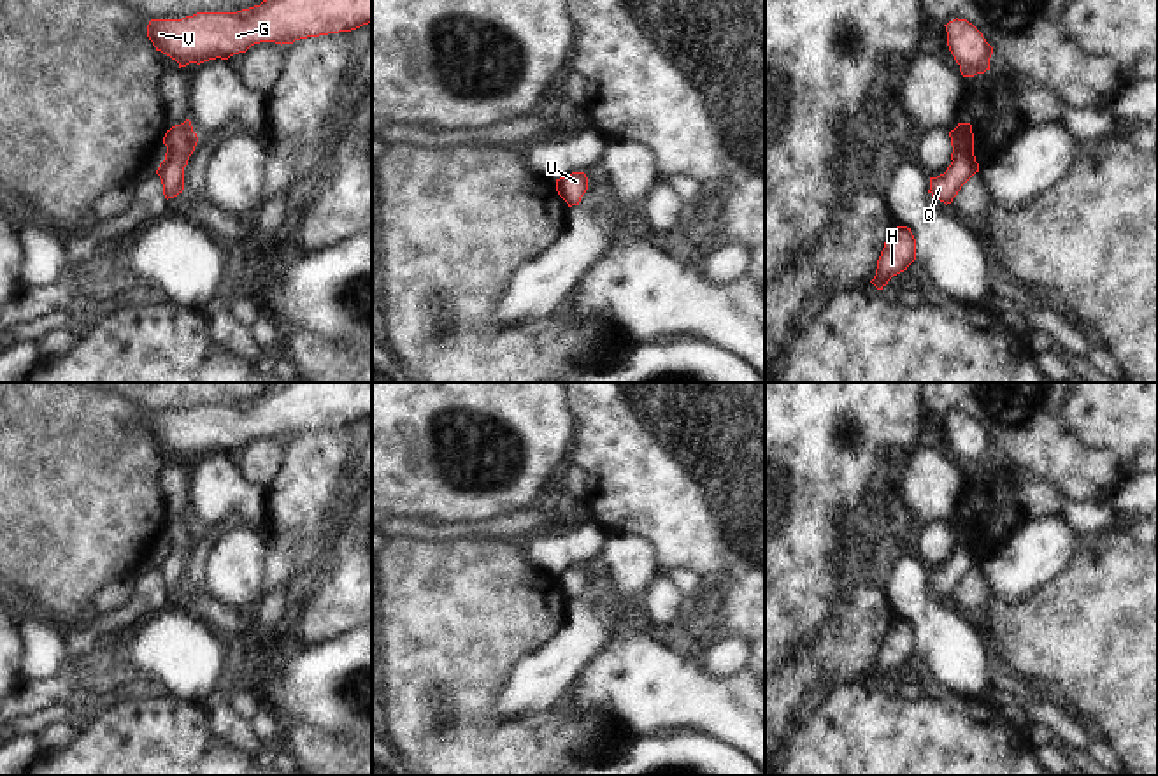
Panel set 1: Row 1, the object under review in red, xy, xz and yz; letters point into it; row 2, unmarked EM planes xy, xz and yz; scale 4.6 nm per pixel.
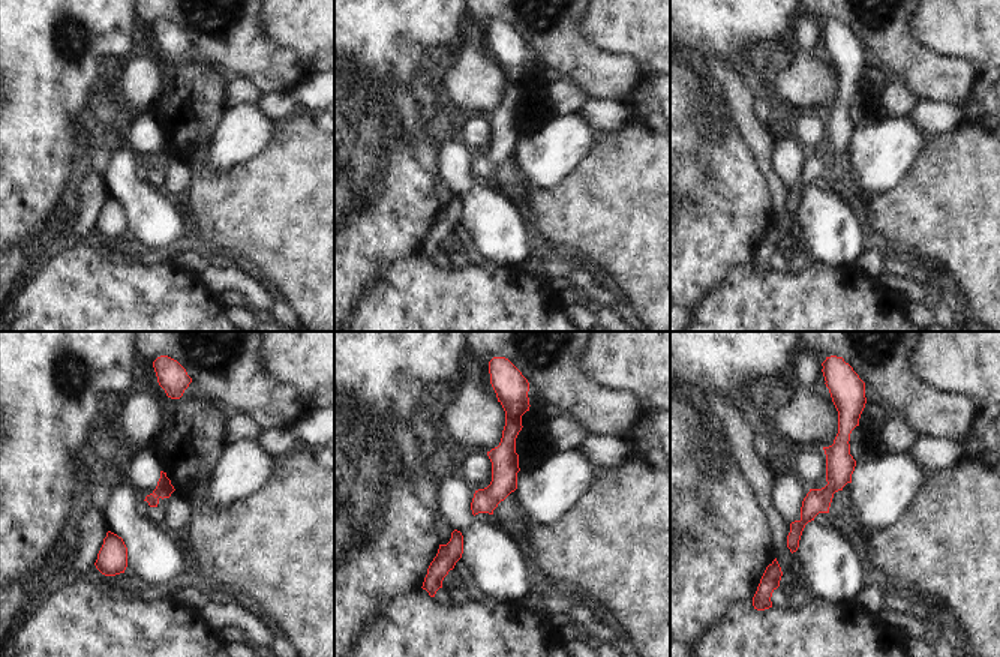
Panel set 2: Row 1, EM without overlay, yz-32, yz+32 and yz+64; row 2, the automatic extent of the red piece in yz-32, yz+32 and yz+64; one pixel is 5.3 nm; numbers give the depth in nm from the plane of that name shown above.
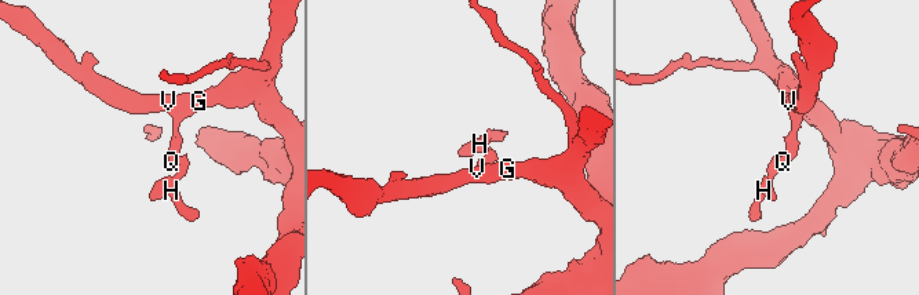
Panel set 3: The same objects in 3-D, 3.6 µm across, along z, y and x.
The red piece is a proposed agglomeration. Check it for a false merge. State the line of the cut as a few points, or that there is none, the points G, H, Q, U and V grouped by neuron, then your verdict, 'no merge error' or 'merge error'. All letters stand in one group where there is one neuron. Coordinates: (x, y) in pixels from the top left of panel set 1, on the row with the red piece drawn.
cut none; groups G H Q U V; no merge error

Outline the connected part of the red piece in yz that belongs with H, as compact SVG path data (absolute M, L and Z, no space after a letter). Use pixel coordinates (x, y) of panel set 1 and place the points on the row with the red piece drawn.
M907 226L891 228L881 256L877 260L876 276L870 281L877 290L883 290L888 281L907 270L907 267L916 260L916 239Z

